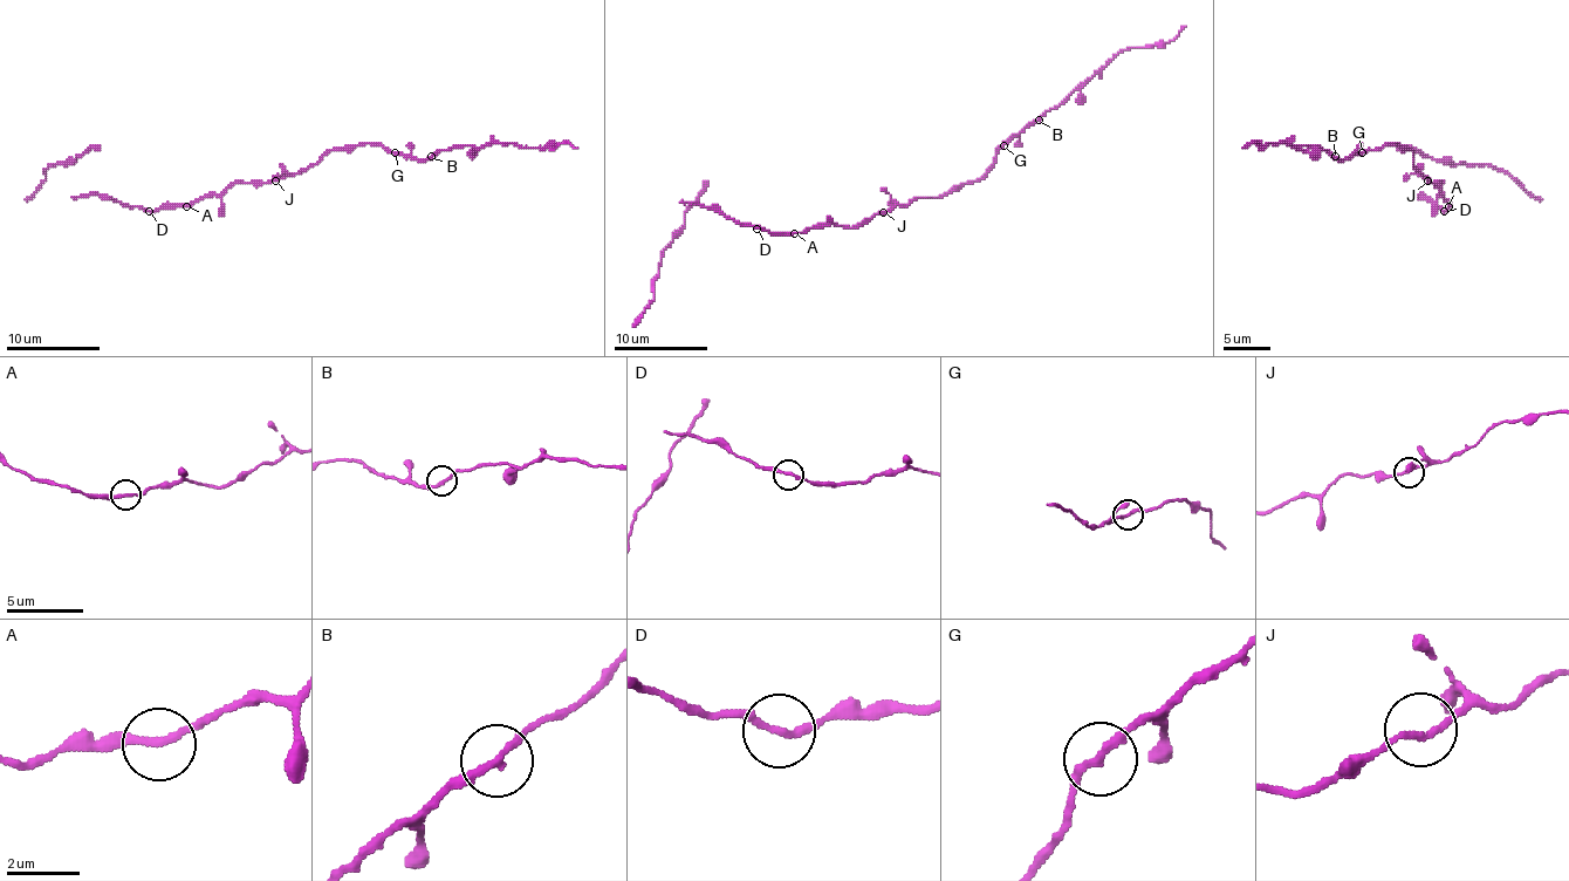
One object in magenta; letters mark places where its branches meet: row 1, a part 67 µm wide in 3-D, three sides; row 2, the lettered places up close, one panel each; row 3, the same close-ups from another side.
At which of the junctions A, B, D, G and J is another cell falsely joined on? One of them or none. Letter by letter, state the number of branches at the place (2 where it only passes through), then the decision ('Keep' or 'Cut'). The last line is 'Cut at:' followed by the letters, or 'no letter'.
A: Branches: 2. Keep
B: Branches: 2. Keep
D: Branches: 2. Keep
G: Branches: 2. Keep
J: Branches: 2. Keep
Cut at: no letter

